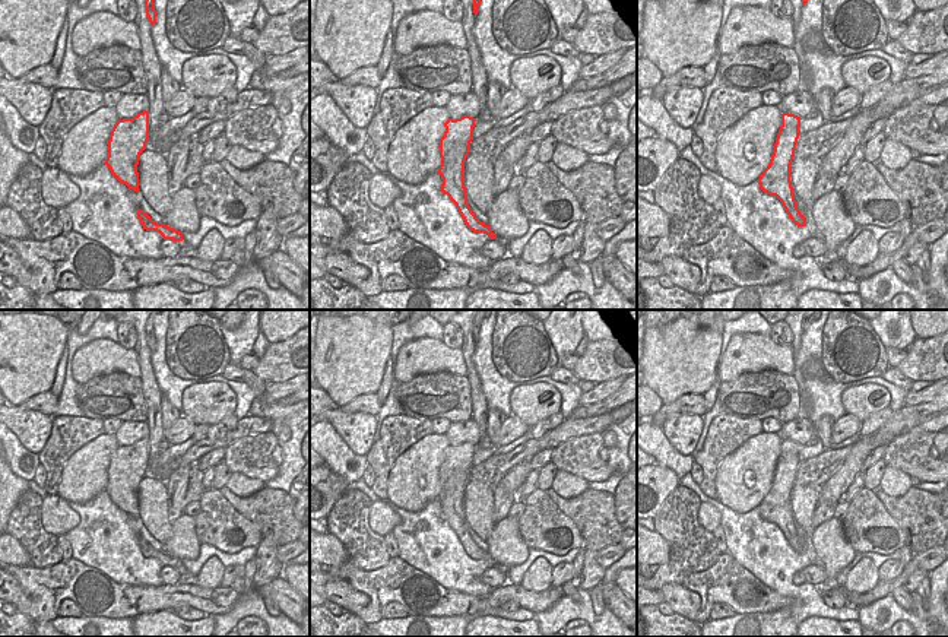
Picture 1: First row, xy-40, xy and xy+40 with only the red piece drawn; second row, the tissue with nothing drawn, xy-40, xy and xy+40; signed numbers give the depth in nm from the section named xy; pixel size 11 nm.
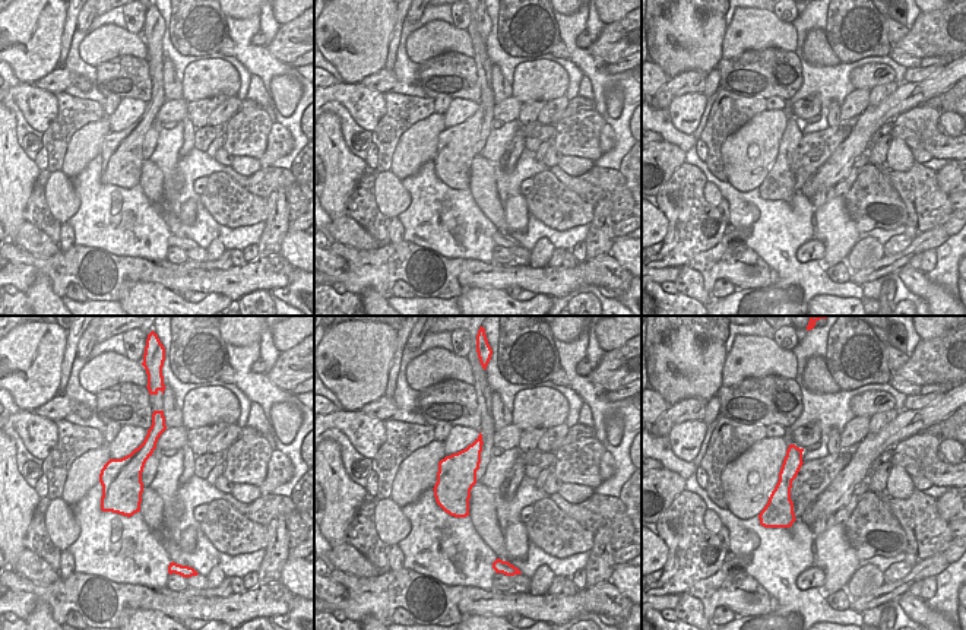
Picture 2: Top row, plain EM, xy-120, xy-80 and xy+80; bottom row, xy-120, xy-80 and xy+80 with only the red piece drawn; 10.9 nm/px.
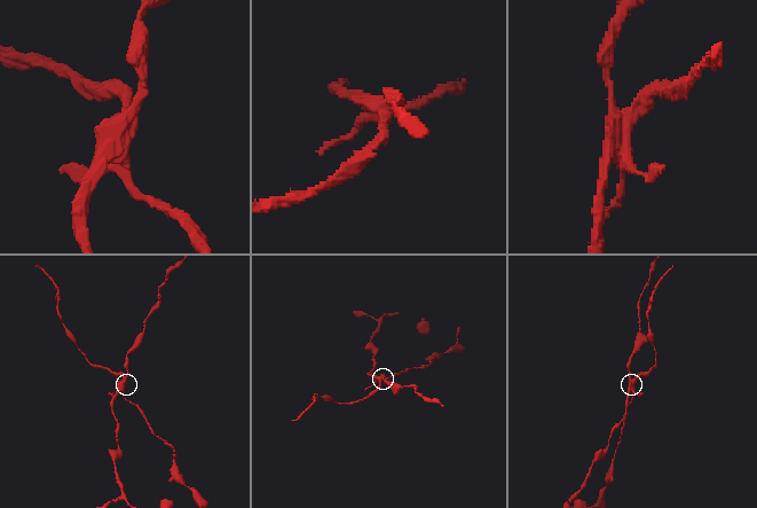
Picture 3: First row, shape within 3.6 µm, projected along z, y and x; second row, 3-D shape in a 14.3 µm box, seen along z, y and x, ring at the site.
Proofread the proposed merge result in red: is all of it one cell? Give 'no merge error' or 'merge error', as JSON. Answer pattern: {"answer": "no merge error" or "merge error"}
{"answer": "merge error"}

